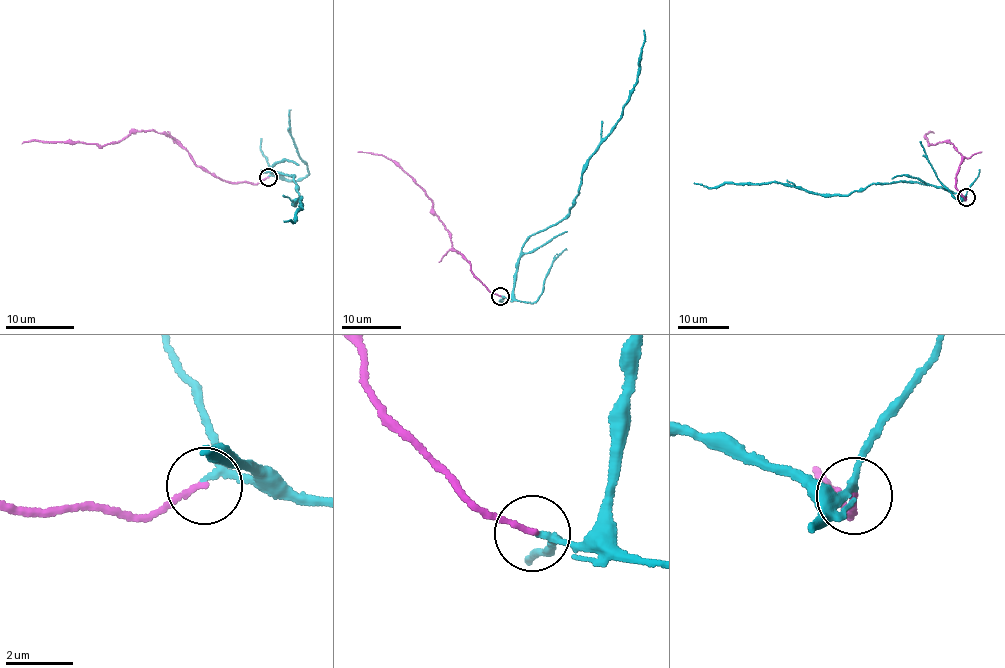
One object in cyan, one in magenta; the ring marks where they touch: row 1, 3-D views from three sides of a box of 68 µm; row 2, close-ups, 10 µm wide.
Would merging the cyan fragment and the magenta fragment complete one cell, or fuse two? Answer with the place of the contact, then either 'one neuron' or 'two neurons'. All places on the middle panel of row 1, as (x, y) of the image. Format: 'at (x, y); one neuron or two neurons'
at (500, 296); one neuron

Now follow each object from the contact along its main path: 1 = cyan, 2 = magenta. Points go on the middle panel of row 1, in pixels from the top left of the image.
1: (500, 295), (512, 293), (524, 242), (566, 216), (582, 166), (620, 118), (637, 81), (644, 29)
2: (499, 296), (487, 290), (473, 274), (469, 263), (454, 249), (431, 200), (414, 181), (382, 155), (357, 151)

